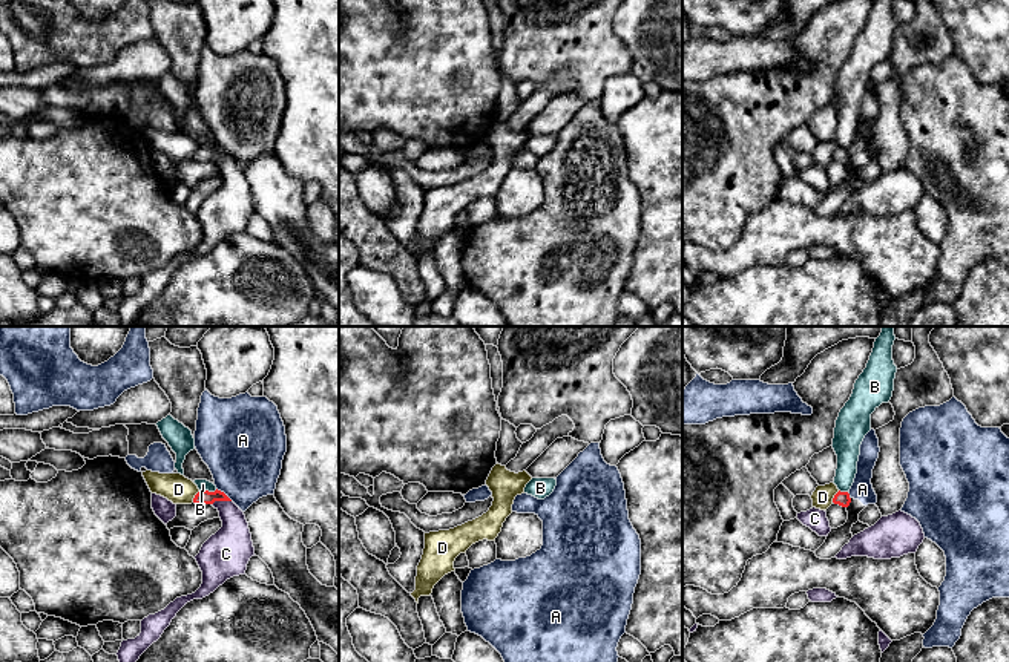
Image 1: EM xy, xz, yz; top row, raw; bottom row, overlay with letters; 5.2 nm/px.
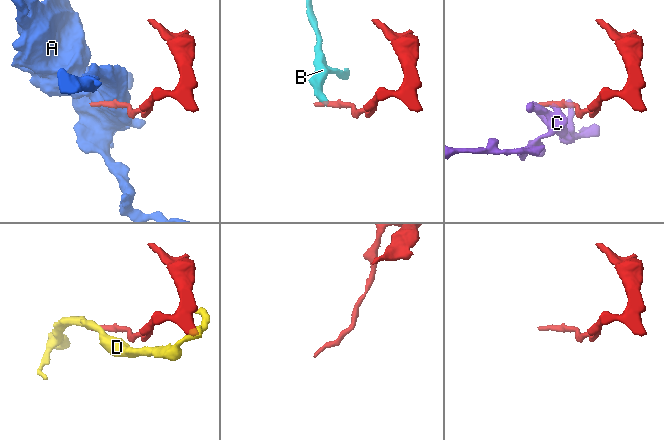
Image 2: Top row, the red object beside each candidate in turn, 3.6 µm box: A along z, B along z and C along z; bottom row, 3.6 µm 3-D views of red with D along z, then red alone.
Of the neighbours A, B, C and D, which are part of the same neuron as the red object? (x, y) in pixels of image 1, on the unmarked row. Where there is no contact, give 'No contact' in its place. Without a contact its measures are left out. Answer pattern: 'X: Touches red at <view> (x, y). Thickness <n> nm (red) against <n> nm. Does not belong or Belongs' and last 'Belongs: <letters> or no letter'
A: Touches red at xy (223, 149). Thickness 80 nm (red) against 420 nm. Does not belong
B: Touches red at xy (207, 147). Thickness 80 nm (red) against 60 nm. Does not belong
C: Touches red at xy (221, 157). Thickness 80 nm (red) against 220 nm. Does not belong
D: Touches red at xy (195, 154). Thickness 80 nm (red) against 150 nm. Does not belong
Belongs: no letter

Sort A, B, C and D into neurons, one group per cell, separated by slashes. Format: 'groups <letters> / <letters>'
groups A / B C / D

